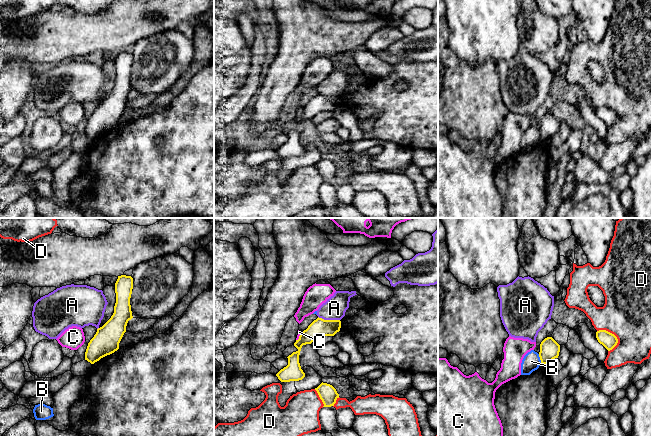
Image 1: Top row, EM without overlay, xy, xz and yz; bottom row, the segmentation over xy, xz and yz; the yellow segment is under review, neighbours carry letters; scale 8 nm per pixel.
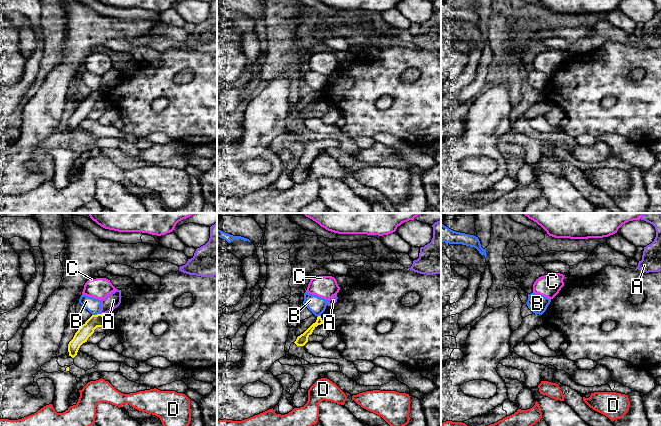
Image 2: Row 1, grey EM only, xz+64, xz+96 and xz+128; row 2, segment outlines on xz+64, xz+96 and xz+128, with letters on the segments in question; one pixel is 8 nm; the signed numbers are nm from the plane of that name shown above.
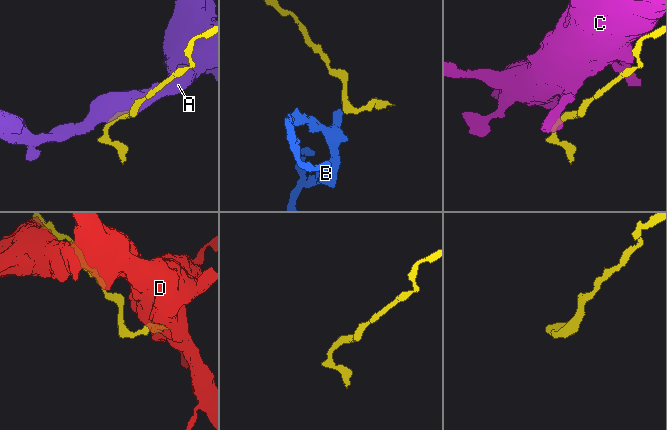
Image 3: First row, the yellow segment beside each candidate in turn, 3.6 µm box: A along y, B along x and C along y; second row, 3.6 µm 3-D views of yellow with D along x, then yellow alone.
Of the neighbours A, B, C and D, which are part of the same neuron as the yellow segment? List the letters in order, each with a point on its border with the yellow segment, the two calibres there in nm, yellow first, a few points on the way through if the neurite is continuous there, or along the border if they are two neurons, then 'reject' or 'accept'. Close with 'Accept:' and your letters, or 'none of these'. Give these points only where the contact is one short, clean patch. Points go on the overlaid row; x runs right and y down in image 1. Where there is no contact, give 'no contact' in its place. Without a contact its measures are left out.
A: xz (329, 320) | 140/180 nm | reject
B: yz (540, 359) | 160/140 nm | along yz (538, 354), (542, 363) | reject
C: xz (299, 336) | 140/20 nm | reject
D: yz (609, 332) | 120/380 nm | reject
Accept: none of these

